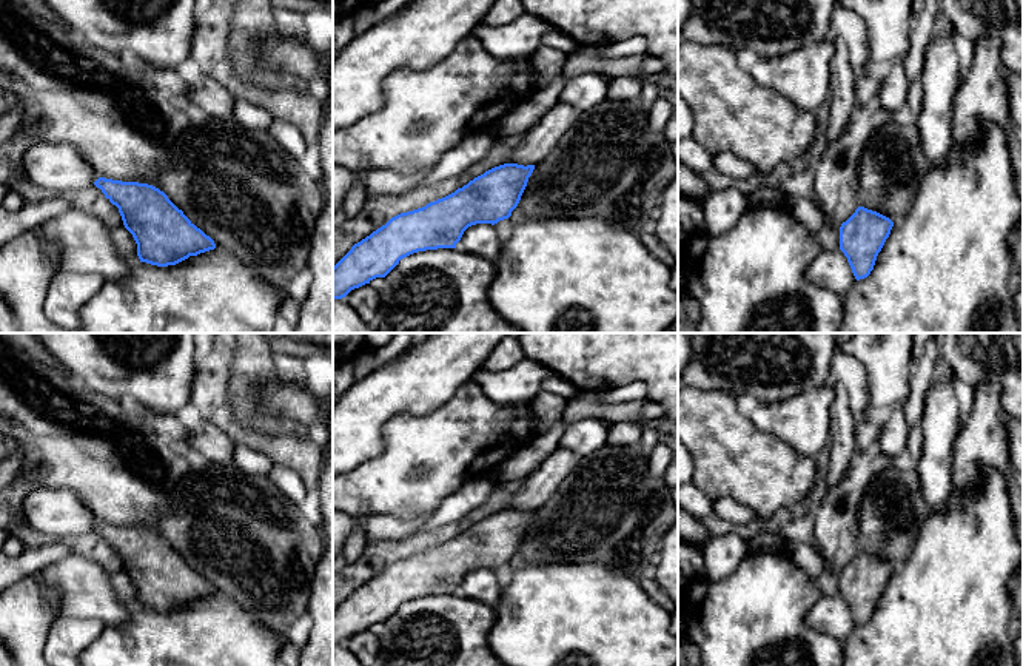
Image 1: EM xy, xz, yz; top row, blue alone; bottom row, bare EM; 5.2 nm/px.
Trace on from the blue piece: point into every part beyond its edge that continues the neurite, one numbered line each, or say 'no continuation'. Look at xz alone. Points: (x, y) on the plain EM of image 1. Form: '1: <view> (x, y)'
1: xz (609, 511)

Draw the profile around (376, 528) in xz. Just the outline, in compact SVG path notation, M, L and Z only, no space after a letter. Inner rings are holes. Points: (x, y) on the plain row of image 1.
M371 515L365 516L362 529L365 533L365 541L379 541L379 540L401 540L424 524L430 515L418 515L408 520L401 520L390 515Z

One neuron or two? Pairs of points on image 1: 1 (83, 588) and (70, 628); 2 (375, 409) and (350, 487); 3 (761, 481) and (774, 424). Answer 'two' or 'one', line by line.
1: two
2: two
3: two

